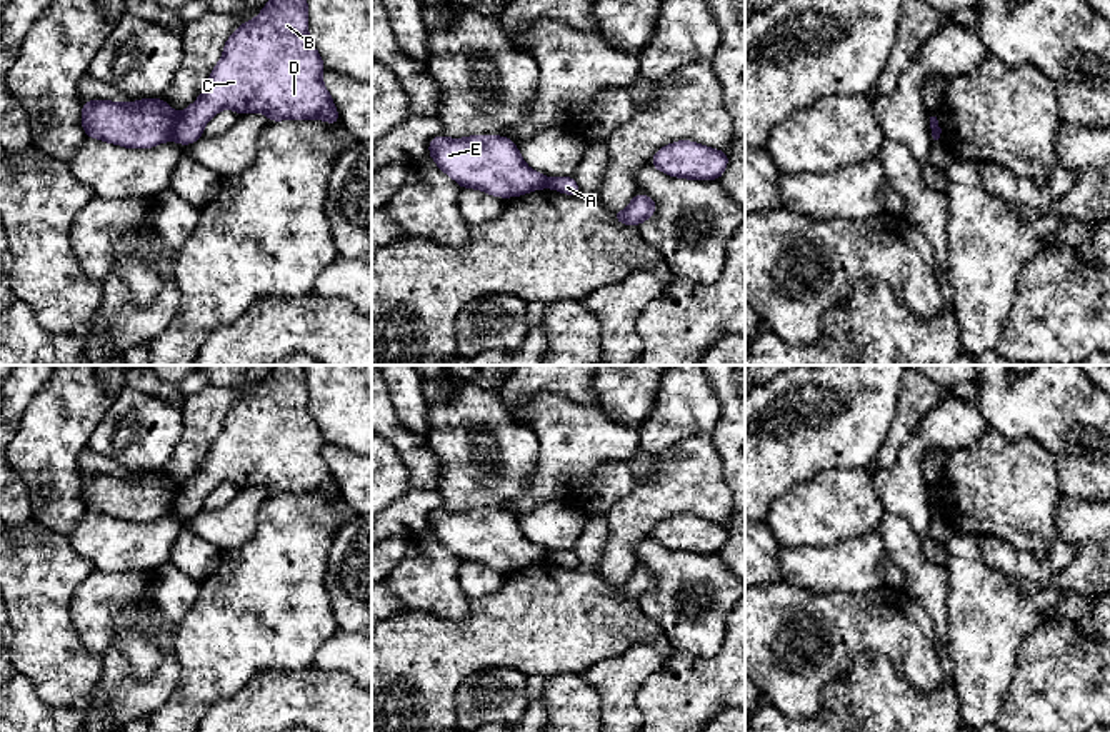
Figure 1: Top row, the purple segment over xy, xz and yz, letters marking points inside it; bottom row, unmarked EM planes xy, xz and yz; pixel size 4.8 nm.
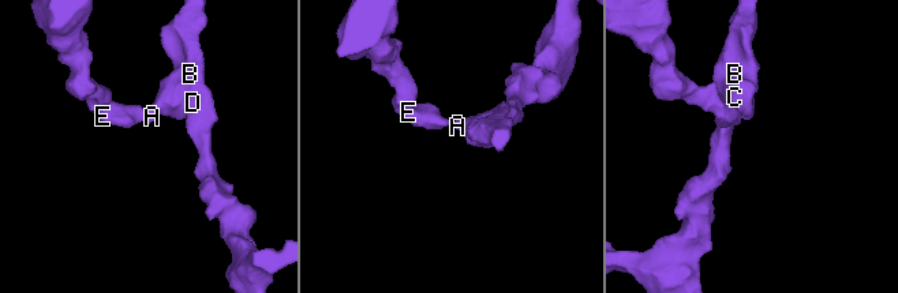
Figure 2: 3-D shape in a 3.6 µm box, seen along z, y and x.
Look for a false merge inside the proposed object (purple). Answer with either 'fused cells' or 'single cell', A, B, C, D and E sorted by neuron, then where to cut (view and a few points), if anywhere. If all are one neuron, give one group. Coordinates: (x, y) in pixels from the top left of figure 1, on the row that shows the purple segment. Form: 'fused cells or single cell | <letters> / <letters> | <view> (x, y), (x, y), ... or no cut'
fused cells | A B C D / E | xy (177, 115), (172, 137)

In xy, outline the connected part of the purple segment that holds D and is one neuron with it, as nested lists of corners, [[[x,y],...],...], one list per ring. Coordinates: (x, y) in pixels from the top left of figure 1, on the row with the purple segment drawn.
[[[268,0],[260,15],[242,23],[225,42],[202,95],[177,115],[173,140],[190,145],[203,137],[203,127],[223,108],[238,115],[262,112],[270,122],[322,118],[340,123],[337,107],[322,82],[325,65],[308,37],[307,0]]]

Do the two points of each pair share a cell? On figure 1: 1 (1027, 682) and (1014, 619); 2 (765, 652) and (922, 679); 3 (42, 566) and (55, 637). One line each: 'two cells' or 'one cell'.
1: two cells
2: one cell
3: one cell

